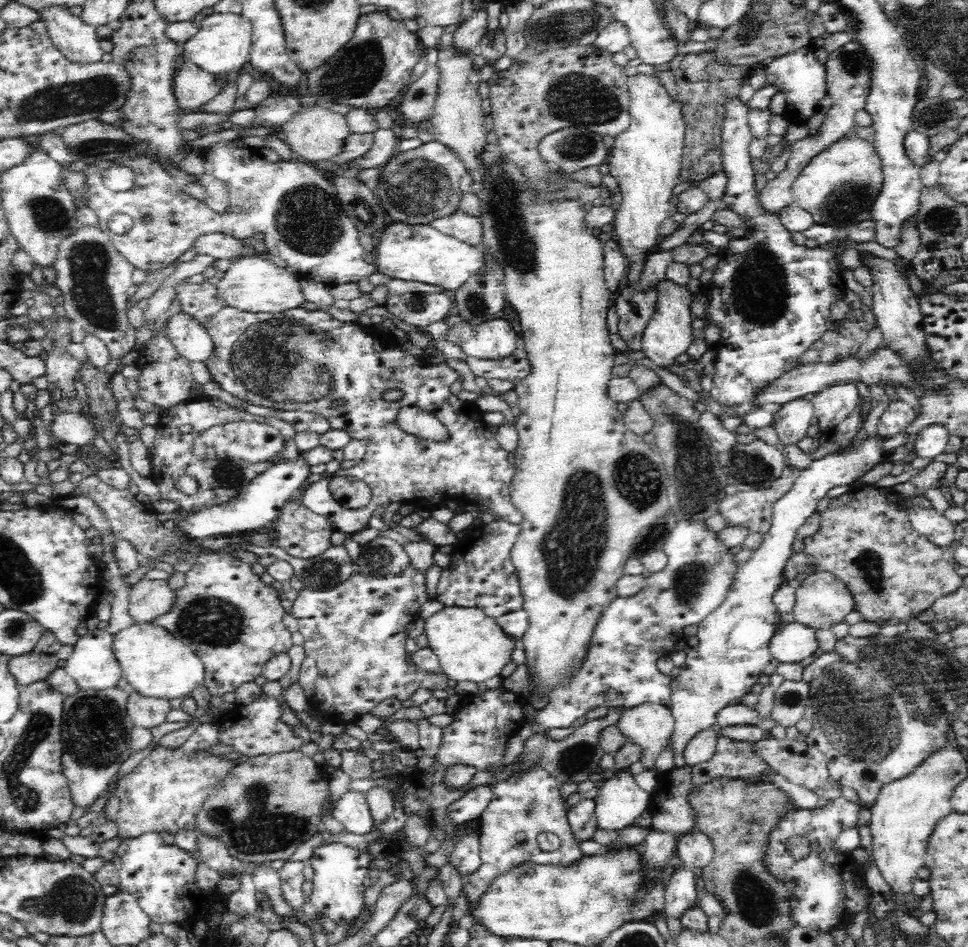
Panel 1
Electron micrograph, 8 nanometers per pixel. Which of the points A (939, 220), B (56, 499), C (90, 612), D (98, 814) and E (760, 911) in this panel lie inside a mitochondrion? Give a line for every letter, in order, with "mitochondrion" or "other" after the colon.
A: mitochondrion
B: other
C: other
D: other
E: mitochondrion

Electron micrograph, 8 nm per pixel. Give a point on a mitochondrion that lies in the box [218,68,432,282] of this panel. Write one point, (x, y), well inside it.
(307, 217)

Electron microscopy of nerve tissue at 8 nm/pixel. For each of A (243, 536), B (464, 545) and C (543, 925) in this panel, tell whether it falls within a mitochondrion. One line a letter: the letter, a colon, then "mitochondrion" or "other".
A: other
B: other
C: other

